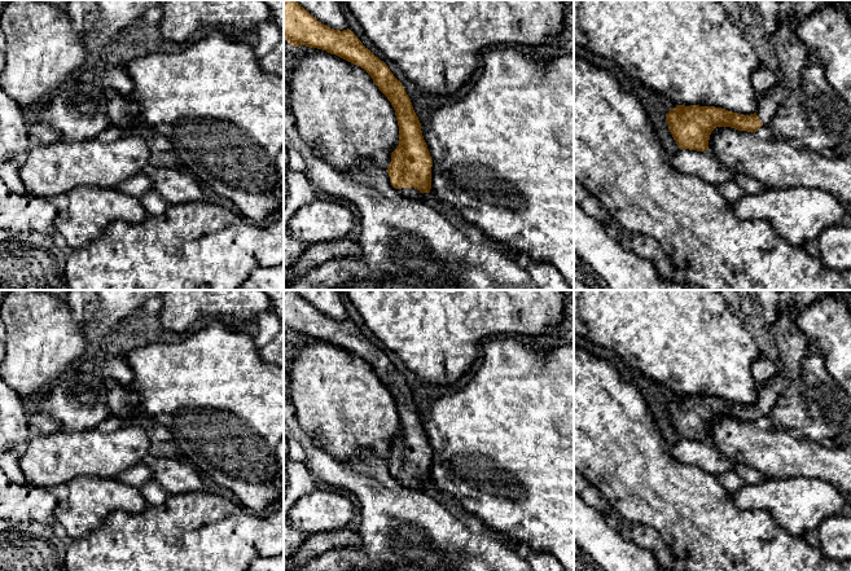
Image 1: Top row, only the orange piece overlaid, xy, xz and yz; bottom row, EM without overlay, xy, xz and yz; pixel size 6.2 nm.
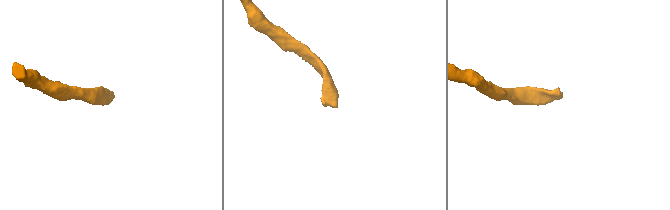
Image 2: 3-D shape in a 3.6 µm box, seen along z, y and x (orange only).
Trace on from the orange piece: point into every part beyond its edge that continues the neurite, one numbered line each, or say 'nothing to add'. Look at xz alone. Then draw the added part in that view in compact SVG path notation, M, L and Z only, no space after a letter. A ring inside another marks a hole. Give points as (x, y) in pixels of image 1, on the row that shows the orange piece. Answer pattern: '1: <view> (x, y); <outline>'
1: xz (412, 193); M402 188L402 189L398 189L398 190L399 190L400 194L403 194L407 198L411 198L411 199L418 199L424 194L414 188Z

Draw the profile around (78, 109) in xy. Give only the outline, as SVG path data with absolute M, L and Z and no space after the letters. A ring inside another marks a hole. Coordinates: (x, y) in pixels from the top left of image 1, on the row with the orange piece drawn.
M98 79L67 80L52 97L28 111L28 120L52 127L69 141L96 139L114 126L108 117L108 98Z

